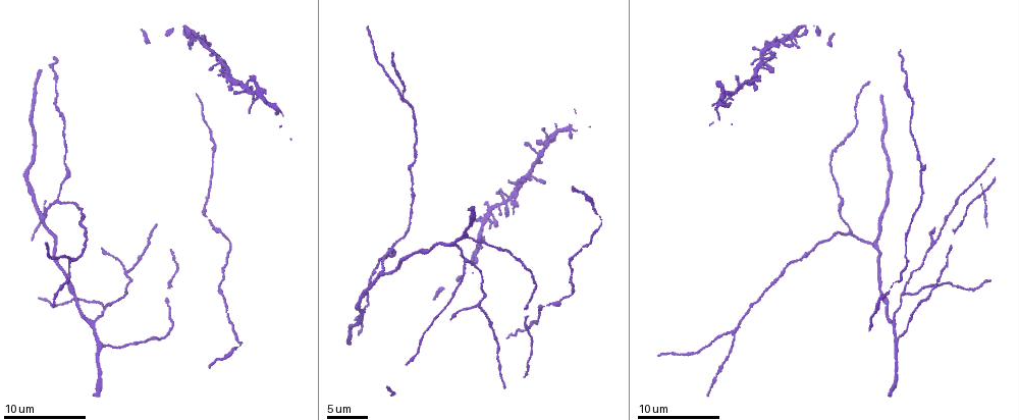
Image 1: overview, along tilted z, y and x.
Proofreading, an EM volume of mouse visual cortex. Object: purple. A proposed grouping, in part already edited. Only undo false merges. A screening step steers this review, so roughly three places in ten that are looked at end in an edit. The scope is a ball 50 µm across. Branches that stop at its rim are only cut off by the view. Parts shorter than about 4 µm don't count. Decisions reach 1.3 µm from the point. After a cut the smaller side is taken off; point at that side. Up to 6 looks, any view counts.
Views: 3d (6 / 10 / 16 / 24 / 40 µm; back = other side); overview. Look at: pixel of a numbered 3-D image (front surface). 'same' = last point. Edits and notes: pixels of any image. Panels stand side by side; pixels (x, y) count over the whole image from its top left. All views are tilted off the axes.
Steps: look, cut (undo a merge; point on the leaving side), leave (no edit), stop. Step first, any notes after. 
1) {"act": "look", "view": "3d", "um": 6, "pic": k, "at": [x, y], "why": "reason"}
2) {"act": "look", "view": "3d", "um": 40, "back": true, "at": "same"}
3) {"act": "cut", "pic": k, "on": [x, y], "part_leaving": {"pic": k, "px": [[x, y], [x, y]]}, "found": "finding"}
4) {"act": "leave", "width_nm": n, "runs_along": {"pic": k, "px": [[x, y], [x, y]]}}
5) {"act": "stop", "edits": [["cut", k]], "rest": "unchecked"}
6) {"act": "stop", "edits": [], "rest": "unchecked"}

{"act": "look", "view": "3d", "um": 10, "pic": 1, "at": [469, 238], "why": "three-way junction"}

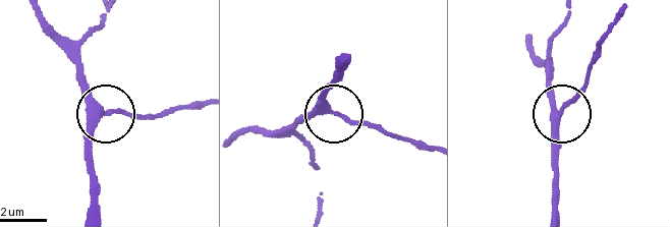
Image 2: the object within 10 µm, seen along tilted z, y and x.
{"act": "leave", "arms": 3, "runs_along": {"pic": 2, "px": [[239, 130], [278, 130], [332, 112], [324, 104], [333, 83]]}, "found": "one neuron here"}

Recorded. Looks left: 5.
{"act": "look", "view": "3d", "um": 16, "pic": 1, "at": [106, 304], "why": "side arm on a straight run"}

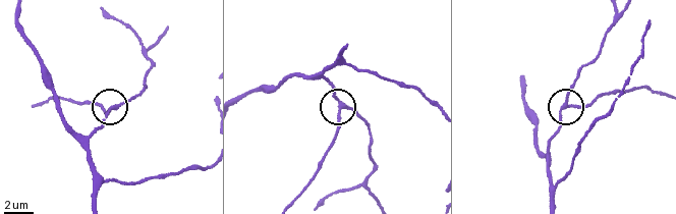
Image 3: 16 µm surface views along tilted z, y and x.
{"act": "look", "view": "3d", "um": 6, "pic": 3, "at": [340, 108]}

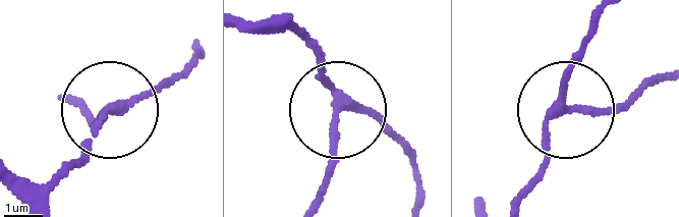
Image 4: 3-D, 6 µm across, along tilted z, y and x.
{"act": "leave", "arms": 3, "runs_along": {"pic": 4, "px": [[249, 26], [297, 36], [341, 106], [381, 116], [408, 151]]}, "found": "one neuron here"}

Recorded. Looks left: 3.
{"act": "look", "view": "3d", "um": 6, "pic": 1, "at": [127, 272], "why": "arms part here"}

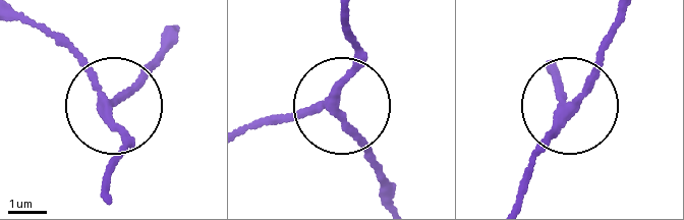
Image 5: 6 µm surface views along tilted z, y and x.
{"act": "leave", "arms": 3, "runs_along": {"pic": 5, "px": [[103, 184], [125, 138], [83, 61], [48, 26]]}, "found": "one neuron here"}

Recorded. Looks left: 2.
{"act": "stop", "edits": [], "rest": "unchecked"}

